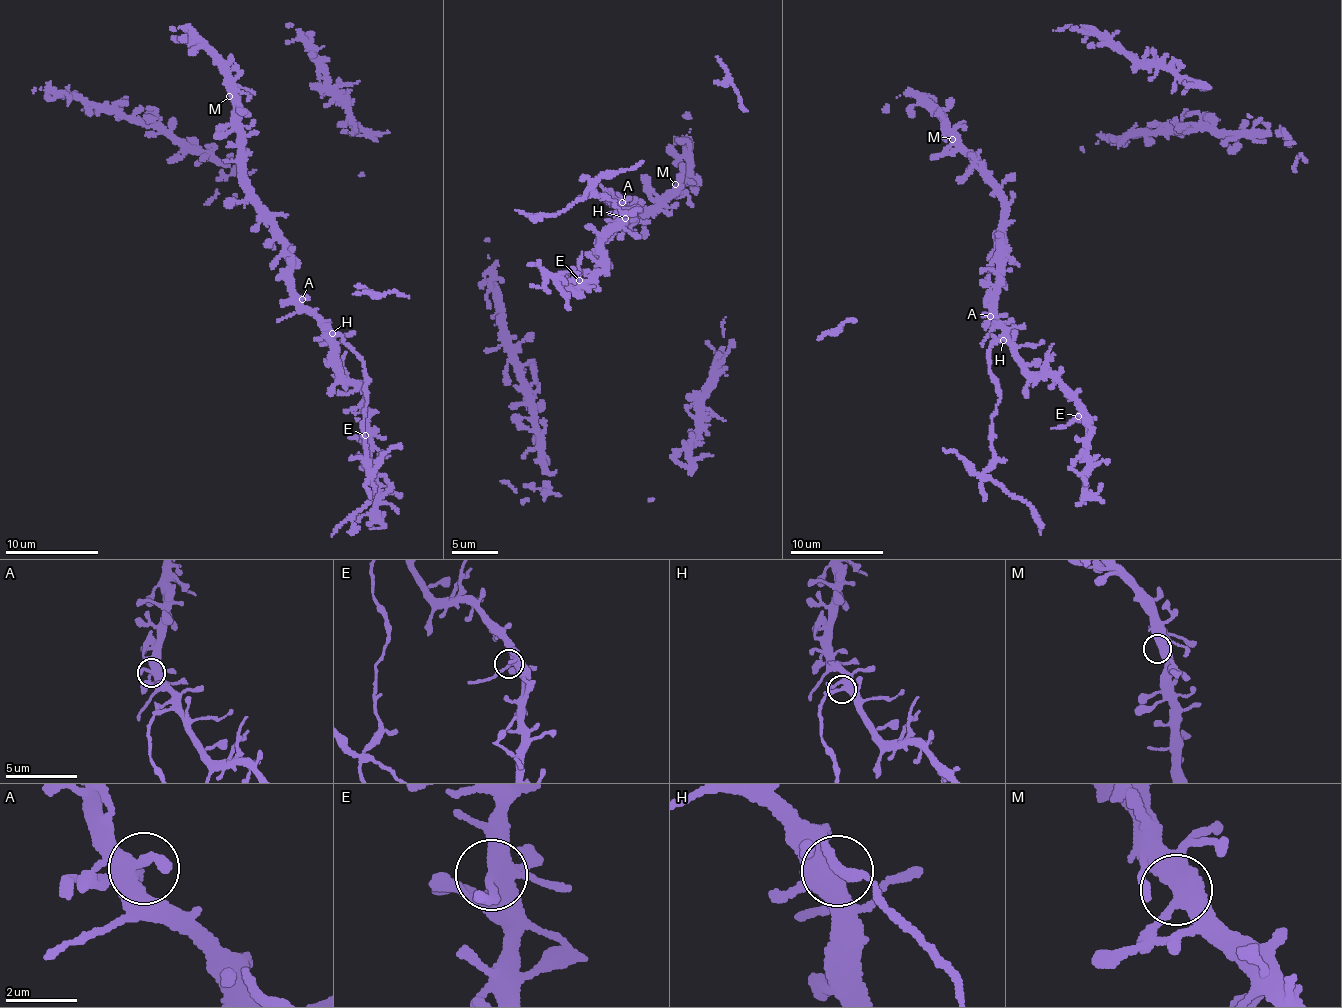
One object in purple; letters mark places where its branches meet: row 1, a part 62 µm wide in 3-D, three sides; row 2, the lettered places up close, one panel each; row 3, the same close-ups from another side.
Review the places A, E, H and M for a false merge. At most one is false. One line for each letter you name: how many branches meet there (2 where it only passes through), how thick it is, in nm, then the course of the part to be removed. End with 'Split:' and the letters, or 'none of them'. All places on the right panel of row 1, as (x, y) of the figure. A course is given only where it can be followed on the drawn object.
H: branches 5; calibre 360 nm; course (1003, 340), (990, 345), (990, 371), (1000, 402), (992, 418), (993, 467), (984, 474), (1034, 510), (1040, 534)
Split: H

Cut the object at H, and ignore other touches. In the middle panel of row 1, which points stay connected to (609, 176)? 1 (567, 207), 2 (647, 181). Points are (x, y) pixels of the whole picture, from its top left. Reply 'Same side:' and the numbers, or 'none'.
Same side: 1

